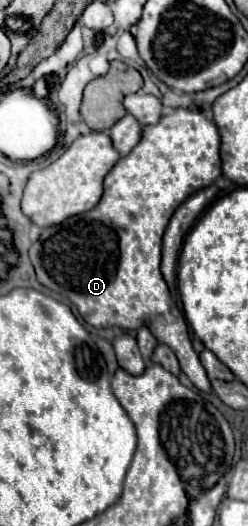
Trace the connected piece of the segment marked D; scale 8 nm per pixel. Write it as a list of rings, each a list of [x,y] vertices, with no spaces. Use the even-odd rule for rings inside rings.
[[[177,108],[173,114],[163,116],[157,124],[143,128],[141,142],[105,176],[103,198],[93,210],[71,216],[57,226],[43,228],[37,242],[33,242],[29,248],[29,258],[37,272],[37,280],[49,290],[69,298],[87,324],[95,328],[119,326],[123,330],[137,330],[147,326],[161,344],[167,344],[177,354],[181,370],[195,384],[195,388],[207,394],[213,392],[211,382],[191,346],[187,322],[169,296],[169,288],[161,276],[159,264],[161,238],[177,206],[201,188],[211,186],[221,176],[219,144],[219,132],[215,124],[207,120],[201,110]]]

